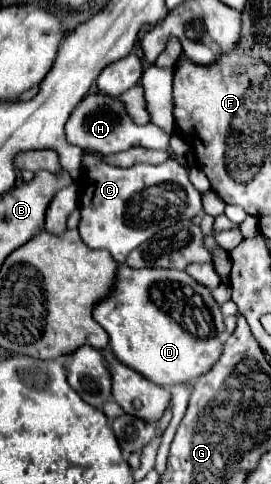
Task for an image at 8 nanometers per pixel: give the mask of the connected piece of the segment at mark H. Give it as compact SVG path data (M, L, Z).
M89 92L73 110L65 124L65 136L69 144L79 146L83 152L93 152L93 154L113 154L113 152L123 152L133 146L143 146L143 148L153 148L153 150L167 150L169 146L169 134L153 124L139 126L131 120L131 116L125 112L123 104L119 98L105 96L101 92Z

